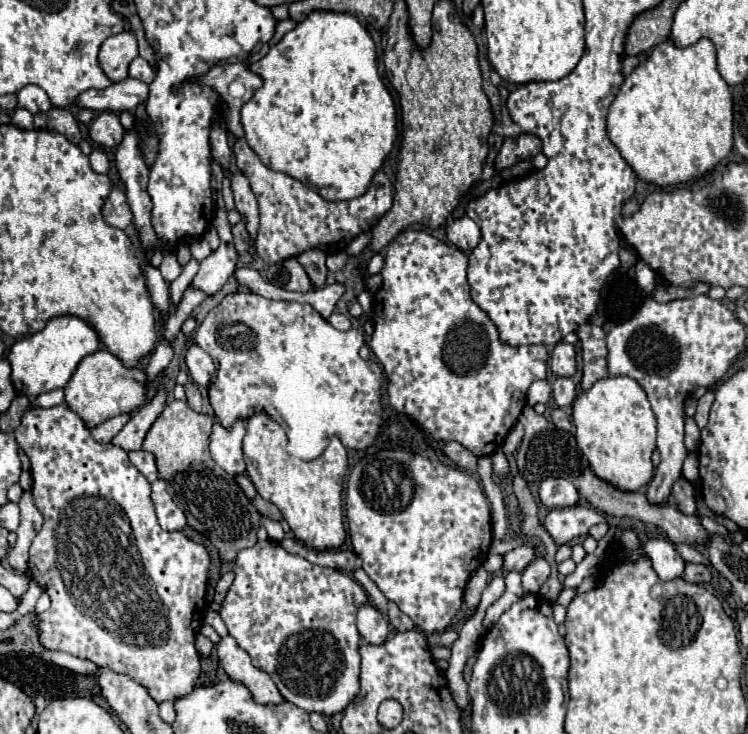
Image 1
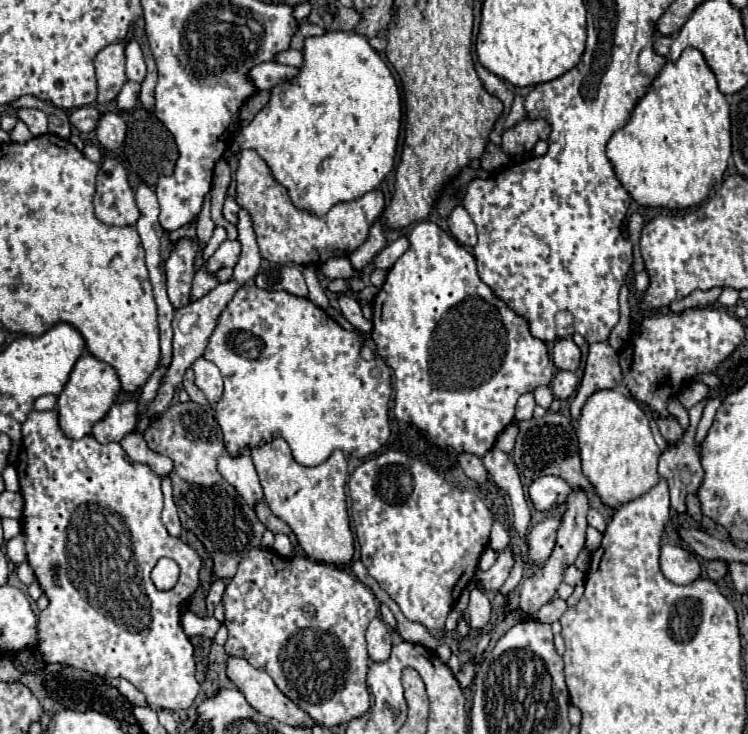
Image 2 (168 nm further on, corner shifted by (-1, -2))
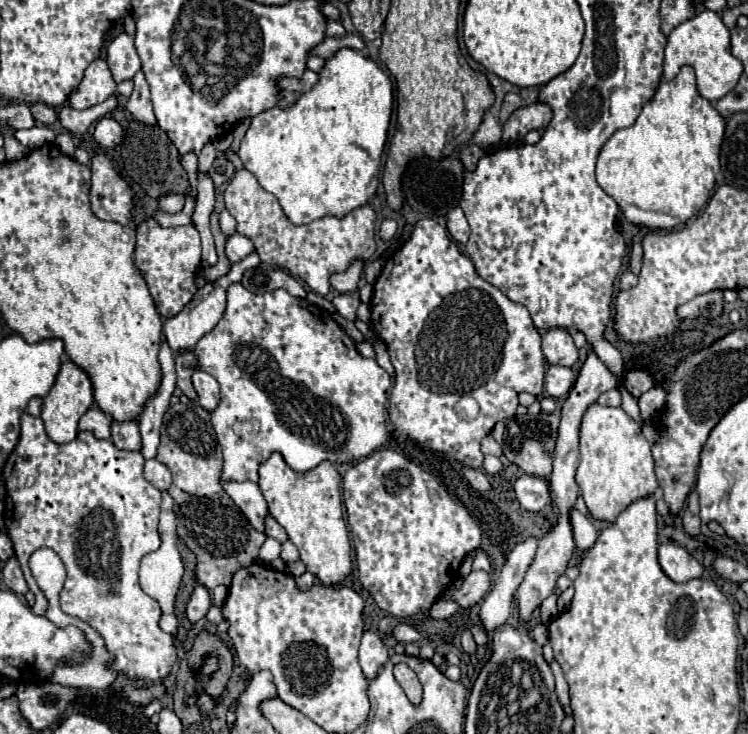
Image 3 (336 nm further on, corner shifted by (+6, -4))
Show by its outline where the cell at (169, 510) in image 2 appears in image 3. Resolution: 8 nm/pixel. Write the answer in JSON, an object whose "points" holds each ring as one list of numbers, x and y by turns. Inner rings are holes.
{"points":[[163,492,163,504,161,504,161,518,159,518,159,536,161,546,159,550,145,555,140,563,139,580,141,588,159,602,163,613,174,613,177,590,183,576,183,562,179,550,177,550,177,532,175,532,175,514,173,514,173,498]]}

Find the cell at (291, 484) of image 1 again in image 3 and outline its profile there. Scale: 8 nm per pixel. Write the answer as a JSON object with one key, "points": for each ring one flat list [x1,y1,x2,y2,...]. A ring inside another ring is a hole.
{"points":[[273,452,259,468,259,488,269,504,269,514,287,530,299,548,301,562,325,586,343,582,353,572,349,532,341,506,341,476,331,462,321,462,309,472,291,470,279,452]]}

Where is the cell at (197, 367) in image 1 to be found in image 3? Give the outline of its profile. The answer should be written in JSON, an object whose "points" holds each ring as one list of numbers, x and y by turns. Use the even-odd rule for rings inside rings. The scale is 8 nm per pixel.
{"points":[[195,370,193,386,197,390,199,404,207,412,213,412,217,408,217,404,219,404,219,384,217,384,217,380,211,374,203,372,203,370]]}

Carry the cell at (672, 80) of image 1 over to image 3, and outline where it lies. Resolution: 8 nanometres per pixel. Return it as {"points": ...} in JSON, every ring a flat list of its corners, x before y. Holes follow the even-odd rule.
{"points":[[683,66,675,80,659,84,653,100,643,106,633,126,619,128,607,140,597,160,597,184,617,202,631,224,671,230,699,214,701,208,707,204,715,188,715,174,719,172,719,150,723,132,725,120,719,116,709,100,699,96,693,68]]}

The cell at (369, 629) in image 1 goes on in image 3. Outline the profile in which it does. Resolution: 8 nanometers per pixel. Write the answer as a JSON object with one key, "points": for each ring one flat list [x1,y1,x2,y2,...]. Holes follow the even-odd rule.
{"points":[[367,630,363,634,361,646,359,646,359,664,363,668,363,676,371,682,379,674,379,670,383,668,387,658,389,658,389,654,387,654,387,648,381,642,381,638,375,632]]}

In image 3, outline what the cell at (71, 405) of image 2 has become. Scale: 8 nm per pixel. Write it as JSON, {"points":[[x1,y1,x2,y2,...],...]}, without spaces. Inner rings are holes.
{"points":[[65,358,55,384,49,390,49,394,43,398,43,406,41,406,41,418,45,422,47,436,57,444,71,442,79,432,77,430,79,418,89,410,91,404,93,404,93,386,91,386,89,376,79,366,75,366,71,360]]}

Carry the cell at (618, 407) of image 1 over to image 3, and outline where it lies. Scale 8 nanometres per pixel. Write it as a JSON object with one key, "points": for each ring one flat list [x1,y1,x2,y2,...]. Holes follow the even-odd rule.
{"points":[[591,404,581,422,581,462,577,484,593,520,613,524,615,518,635,500,653,496,659,488,653,472,651,446,641,426,623,408]]}

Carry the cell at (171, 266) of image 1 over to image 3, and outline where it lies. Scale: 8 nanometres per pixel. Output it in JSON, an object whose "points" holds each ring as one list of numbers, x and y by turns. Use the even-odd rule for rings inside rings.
{"points":[[153,216,136,228,135,264,141,270,149,292,163,318,177,316,197,292,197,272,201,268,201,240,194,225,161,227]]}

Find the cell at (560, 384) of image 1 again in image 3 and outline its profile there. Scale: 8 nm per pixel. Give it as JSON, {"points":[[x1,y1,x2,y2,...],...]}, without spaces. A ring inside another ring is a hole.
{"points":[[549,366,545,372,545,390,549,396,559,398,565,396,575,382,575,374,567,366]]}

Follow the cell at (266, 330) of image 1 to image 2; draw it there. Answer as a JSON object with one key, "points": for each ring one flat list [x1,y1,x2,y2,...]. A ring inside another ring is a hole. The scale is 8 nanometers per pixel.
{"points":[[244,284,220,314,204,350,204,358,214,362,224,378,224,394,214,408,226,450,236,454,242,448,254,448,266,440,284,438,290,444,294,460,302,466,318,466,334,450,356,458,378,452,390,436,390,368,382,358,364,360,360,346,362,342,356,330,340,328,310,300]]}

